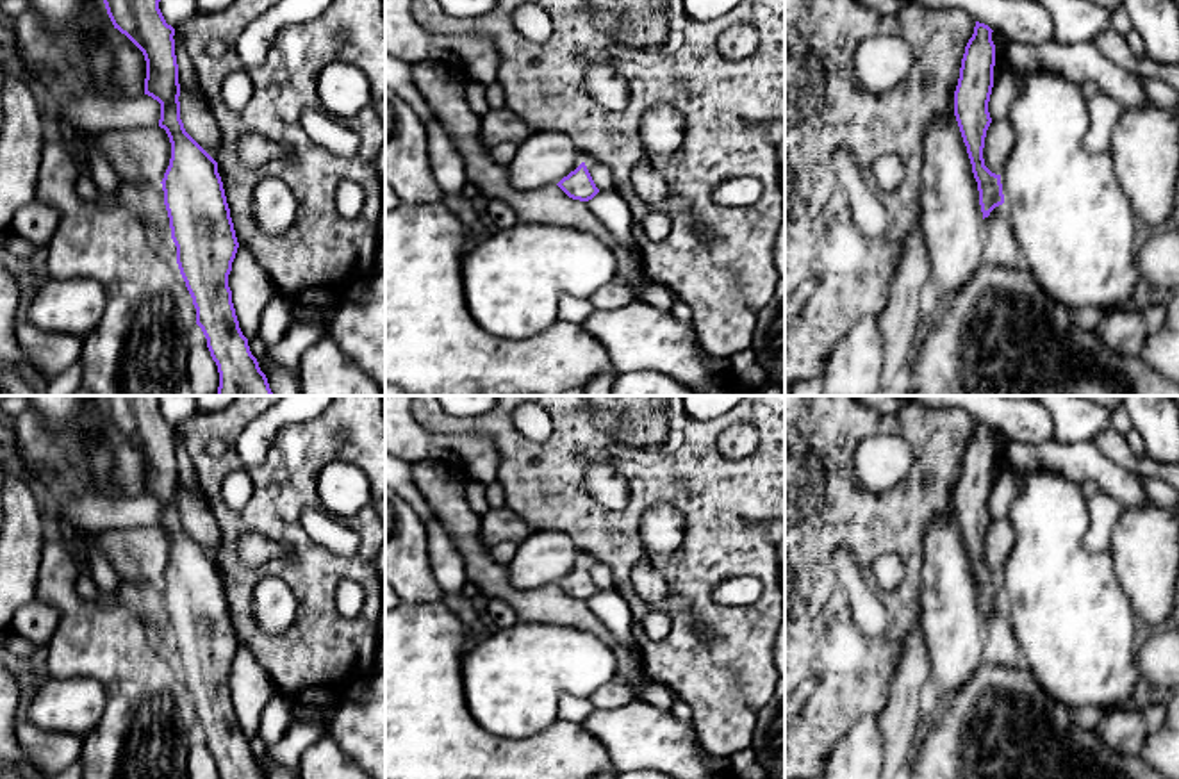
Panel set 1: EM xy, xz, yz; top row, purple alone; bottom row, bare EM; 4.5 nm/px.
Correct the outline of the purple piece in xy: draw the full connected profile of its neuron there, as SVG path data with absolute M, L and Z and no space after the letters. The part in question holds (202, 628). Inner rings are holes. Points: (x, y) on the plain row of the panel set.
M102 396L107 414L144 455L144 494L161 503L161 519L155 526L111 529L89 535L87 547L98 547L111 562L121 581L161 581L169 617L171 638L177 645L177 663L196 708L196 724L202 727L219 779L268 779L251 754L248 738L239 727L228 674L239 642L227 603L218 562L186 531L180 519L180 483L175 455L175 428L166 422L161 396Z

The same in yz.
M976 421L954 490L954 515L977 581L983 619L1004 603L1001 572L1015 544L1010 519L992 519L988 512L995 465L992 431L988 424Z

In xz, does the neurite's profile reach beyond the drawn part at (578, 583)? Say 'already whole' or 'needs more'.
needs more

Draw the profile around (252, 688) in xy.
M239 644L228 674L232 702L243 734L251 740L260 731L260 717L276 688L251 651Z

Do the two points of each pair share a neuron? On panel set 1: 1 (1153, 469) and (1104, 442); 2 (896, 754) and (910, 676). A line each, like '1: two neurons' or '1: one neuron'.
1: one neuron
2: one neuron

